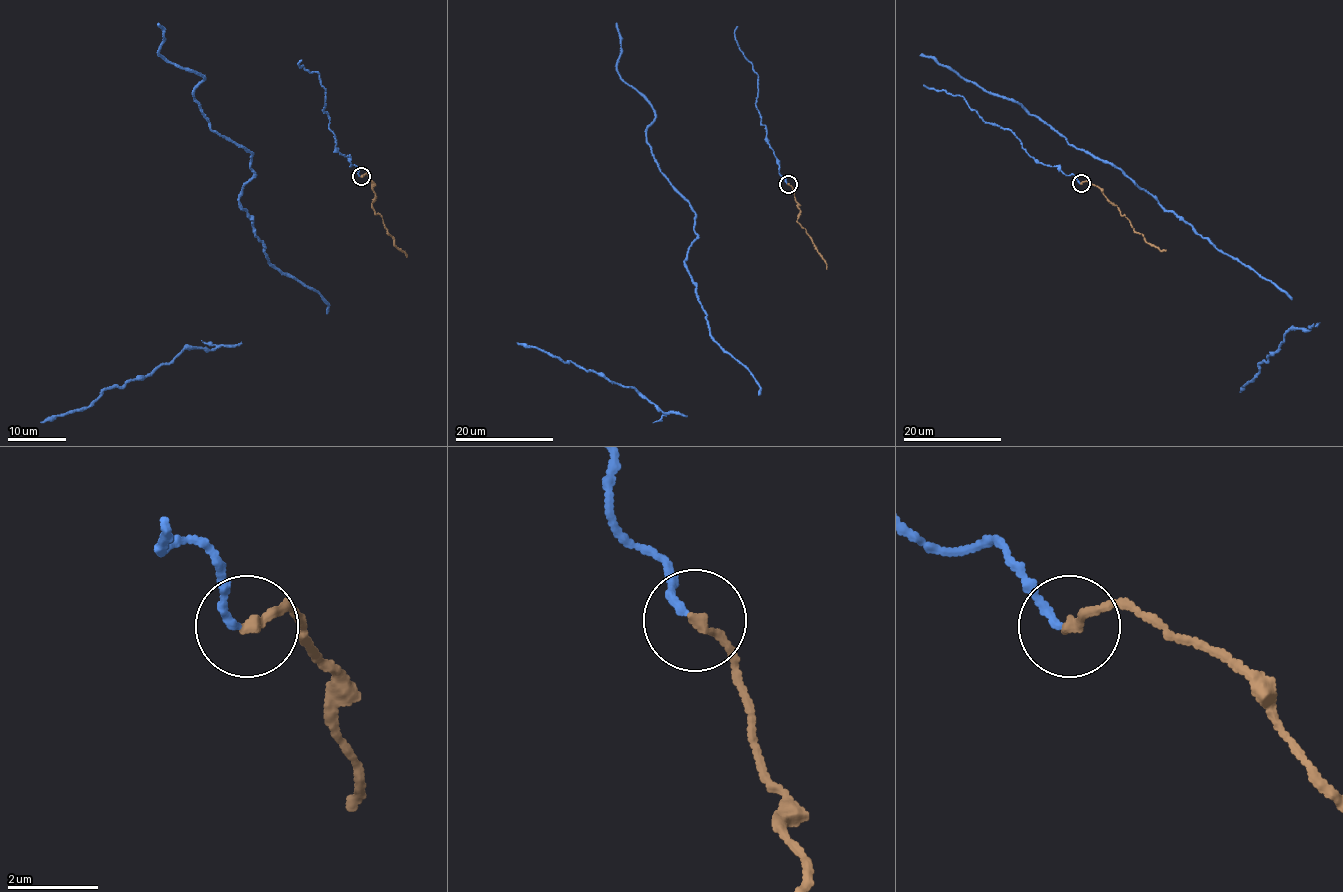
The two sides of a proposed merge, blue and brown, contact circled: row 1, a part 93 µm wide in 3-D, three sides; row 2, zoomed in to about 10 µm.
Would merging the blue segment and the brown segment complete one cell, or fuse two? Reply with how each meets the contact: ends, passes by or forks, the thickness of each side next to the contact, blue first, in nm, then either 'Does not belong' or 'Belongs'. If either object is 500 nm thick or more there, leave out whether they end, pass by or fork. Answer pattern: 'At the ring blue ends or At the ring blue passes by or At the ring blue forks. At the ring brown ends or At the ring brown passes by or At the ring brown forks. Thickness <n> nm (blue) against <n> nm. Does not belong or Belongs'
At the ring blue ends. At the ring brown ends. Thickness 170 nm (blue) against 240 nm. Belongs

